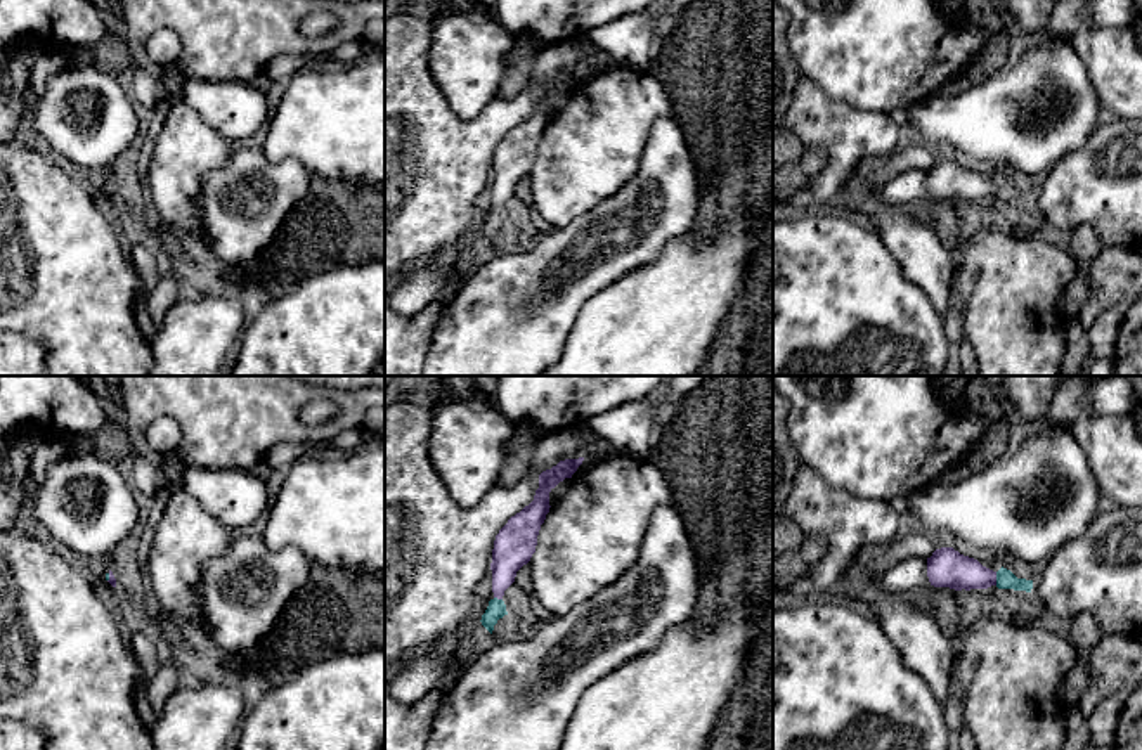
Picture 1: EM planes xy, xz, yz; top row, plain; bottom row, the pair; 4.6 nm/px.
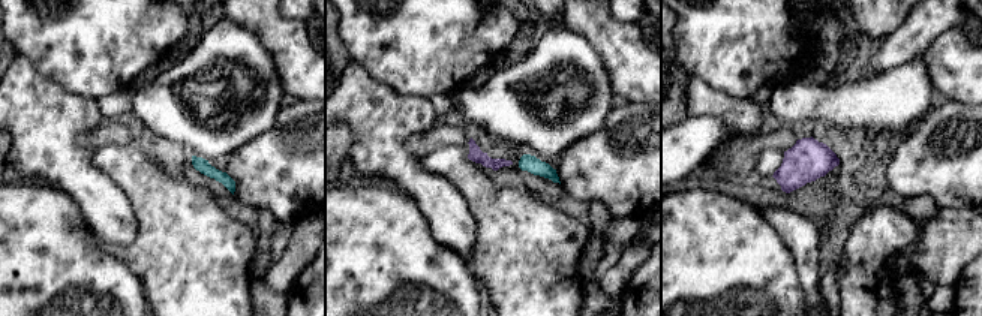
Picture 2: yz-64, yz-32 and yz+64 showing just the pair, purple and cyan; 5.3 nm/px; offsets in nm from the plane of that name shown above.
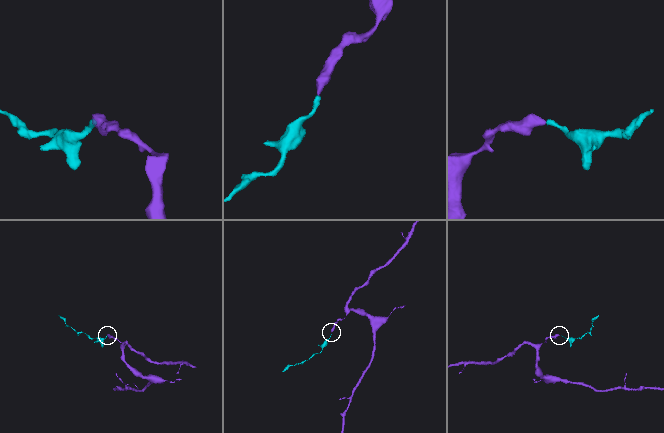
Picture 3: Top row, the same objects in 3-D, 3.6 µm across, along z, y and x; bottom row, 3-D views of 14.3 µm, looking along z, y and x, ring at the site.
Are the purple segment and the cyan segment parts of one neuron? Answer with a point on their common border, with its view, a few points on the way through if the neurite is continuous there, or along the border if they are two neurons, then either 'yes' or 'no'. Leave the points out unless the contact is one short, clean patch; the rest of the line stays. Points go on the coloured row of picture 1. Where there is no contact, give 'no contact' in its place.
meets purple in yz at (995, 579); runs through yz (947, 567), (995, 579), (1005, 579); yes

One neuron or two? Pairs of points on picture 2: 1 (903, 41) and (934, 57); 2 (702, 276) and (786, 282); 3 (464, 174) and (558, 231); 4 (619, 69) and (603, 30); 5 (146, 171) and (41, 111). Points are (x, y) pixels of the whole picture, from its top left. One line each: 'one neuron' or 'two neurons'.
1: two neurons
2: one neuron
3: one neuron
4: one neuron
5: two neurons

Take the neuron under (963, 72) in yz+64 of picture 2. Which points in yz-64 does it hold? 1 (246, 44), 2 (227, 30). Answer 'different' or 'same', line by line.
1: different
2: different

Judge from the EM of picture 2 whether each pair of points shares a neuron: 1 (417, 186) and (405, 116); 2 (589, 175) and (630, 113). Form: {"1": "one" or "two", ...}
{"1": "one", "2": "one"}

